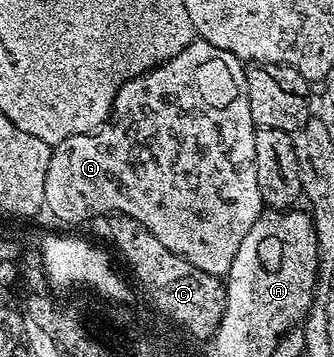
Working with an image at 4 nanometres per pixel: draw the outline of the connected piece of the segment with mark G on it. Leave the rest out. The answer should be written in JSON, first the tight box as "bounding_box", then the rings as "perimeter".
{"bounding_box":[44,39,264,278],"perimeter":[[[196,39],[171,61],[124,83],[110,120],[101,129],[72,135],[51,148],[44,179],[46,209],[56,220],[70,225],[123,213],[144,223],[168,251],[188,259],[192,267],[225,278],[244,235],[252,231],[252,223],[264,211],[260,179],[256,179],[255,128],[248,105],[246,65],[232,51]]]}

